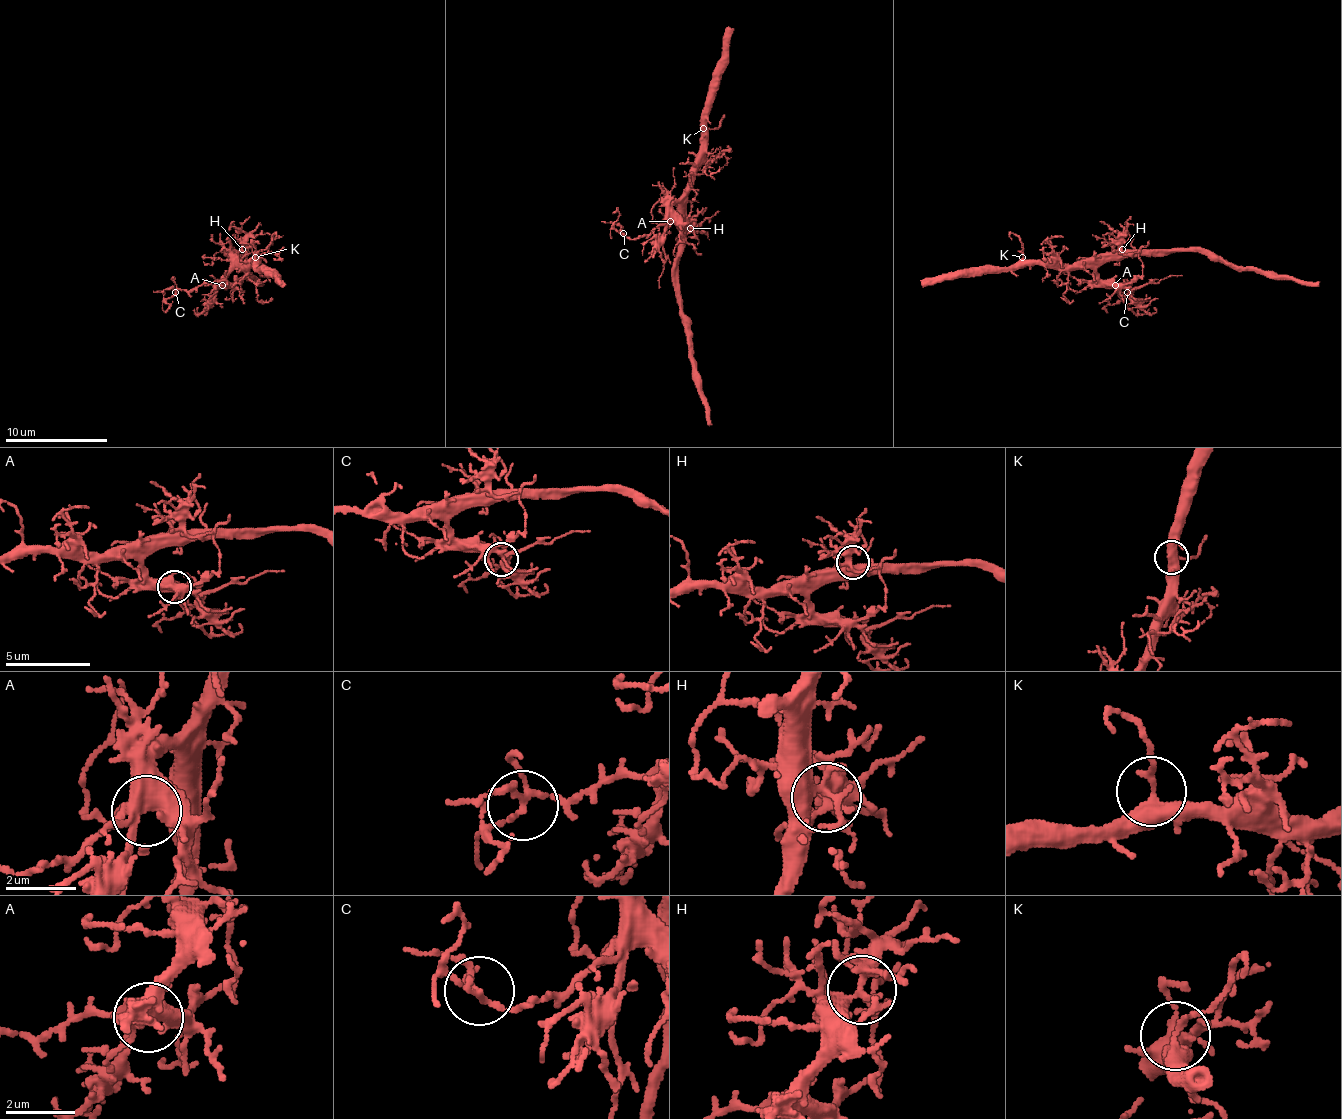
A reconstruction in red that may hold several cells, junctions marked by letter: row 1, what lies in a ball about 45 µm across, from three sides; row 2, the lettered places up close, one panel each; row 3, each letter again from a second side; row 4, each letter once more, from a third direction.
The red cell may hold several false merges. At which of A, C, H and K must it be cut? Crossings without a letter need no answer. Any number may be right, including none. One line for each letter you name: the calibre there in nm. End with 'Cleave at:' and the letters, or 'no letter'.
Cleave at: no letter

